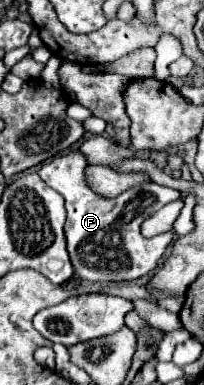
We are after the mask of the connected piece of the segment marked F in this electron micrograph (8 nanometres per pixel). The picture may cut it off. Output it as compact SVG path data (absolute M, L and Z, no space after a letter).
M78 151L60 153L42 163L38 175L42 181L56 189L66 201L66 239L70 261L80 279L92 283L116 283L116 281L134 281L142 275L148 275L156 269L160 257L172 241L172 235L158 235L144 239L140 235L140 225L146 217L154 215L160 207L170 201L180 199L180 191L170 187L160 187L154 183L140 183L114 199L96 197L84 183L86 159Z

